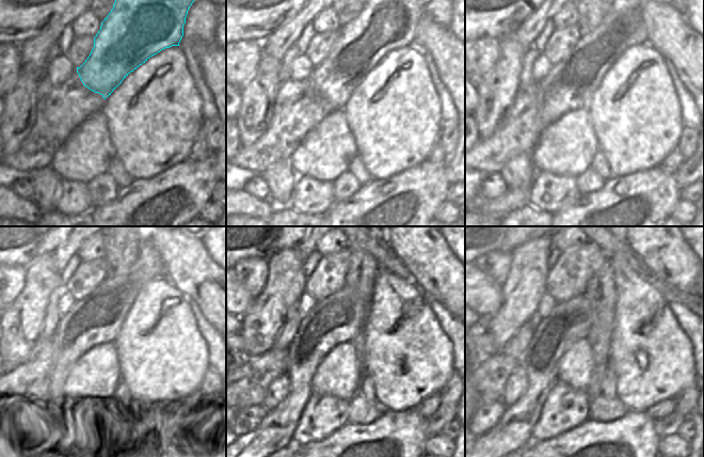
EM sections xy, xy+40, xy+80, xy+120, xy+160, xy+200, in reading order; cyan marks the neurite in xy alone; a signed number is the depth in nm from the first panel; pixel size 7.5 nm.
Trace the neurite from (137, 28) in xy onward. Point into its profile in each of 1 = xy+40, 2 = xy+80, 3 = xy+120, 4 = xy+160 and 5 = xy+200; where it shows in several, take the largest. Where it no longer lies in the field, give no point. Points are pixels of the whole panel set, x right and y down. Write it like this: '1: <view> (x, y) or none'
1: xy+40 (386, 21)
2: xy+80 (570, 84)
3: xy+120 (97, 318)
4: xy+160 (337, 318)
5: xy+200 (570, 320)

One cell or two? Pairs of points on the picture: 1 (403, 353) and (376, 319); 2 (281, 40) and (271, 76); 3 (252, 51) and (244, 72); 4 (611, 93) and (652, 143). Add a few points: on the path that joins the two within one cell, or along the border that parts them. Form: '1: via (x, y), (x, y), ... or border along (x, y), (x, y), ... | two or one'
1: via (399, 345), (384, 328) | one
2: border along (264, 52), (281, 61) | two
3: via (246, 57), (244, 59), (244, 66) | one
4: via (616, 106), (639, 130) | one

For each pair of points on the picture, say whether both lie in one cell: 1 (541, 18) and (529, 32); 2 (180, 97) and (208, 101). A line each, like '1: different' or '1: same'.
1: same
2: different

